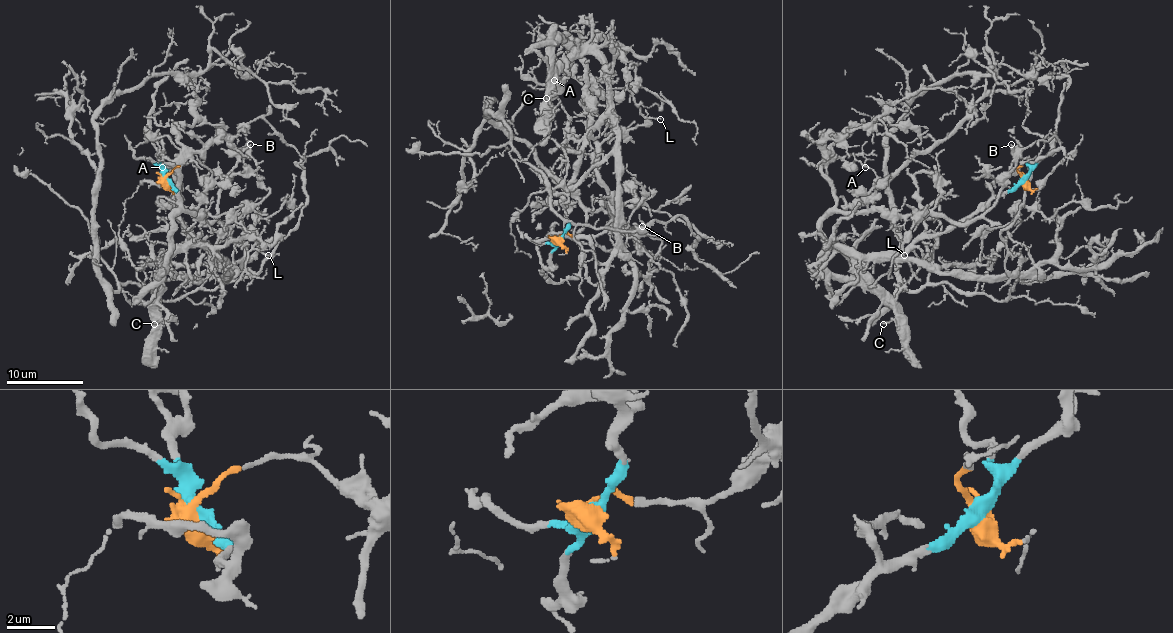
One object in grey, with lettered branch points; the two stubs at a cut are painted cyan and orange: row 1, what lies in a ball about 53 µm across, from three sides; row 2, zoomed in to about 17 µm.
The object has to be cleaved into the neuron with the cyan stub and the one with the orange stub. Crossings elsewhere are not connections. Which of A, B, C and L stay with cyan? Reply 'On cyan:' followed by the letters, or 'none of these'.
On cyan: C

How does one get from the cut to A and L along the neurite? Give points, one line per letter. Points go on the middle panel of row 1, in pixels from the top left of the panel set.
A: (558, 239), (565, 233), (598, 235), (613, 218), (596, 162), (585, 61), (569, 40), (554, 63), (554, 80)
L: (558, 239), (565, 233), (594, 235), (613, 218), (598, 172), (600, 145), (646, 118), (661, 118)

